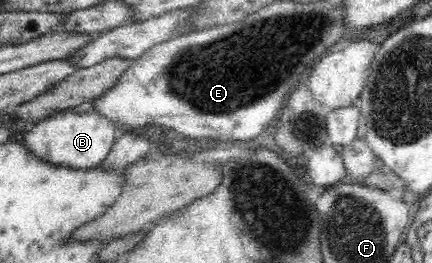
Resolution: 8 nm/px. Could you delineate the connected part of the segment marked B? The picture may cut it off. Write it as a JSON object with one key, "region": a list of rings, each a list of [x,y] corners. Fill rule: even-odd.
{"region":[[[68,109],[37,122],[31,131],[26,132],[21,144],[29,154],[43,162],[75,170],[90,170],[101,165],[113,145],[113,138],[119,133],[117,125],[97,112],[79,114]]]}

